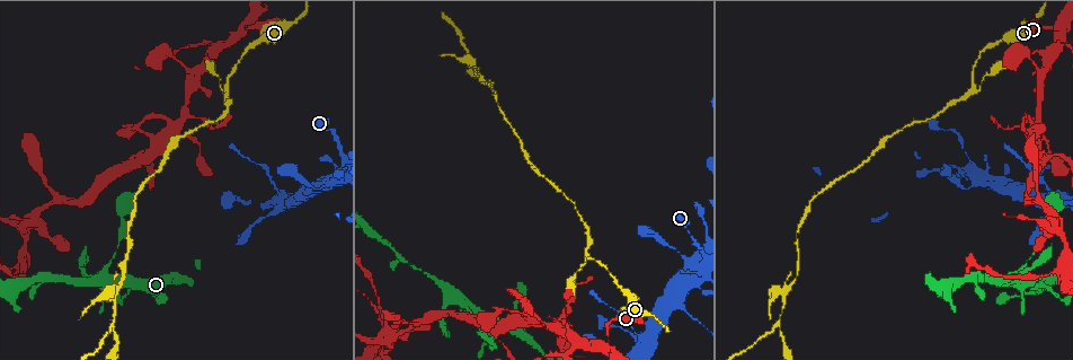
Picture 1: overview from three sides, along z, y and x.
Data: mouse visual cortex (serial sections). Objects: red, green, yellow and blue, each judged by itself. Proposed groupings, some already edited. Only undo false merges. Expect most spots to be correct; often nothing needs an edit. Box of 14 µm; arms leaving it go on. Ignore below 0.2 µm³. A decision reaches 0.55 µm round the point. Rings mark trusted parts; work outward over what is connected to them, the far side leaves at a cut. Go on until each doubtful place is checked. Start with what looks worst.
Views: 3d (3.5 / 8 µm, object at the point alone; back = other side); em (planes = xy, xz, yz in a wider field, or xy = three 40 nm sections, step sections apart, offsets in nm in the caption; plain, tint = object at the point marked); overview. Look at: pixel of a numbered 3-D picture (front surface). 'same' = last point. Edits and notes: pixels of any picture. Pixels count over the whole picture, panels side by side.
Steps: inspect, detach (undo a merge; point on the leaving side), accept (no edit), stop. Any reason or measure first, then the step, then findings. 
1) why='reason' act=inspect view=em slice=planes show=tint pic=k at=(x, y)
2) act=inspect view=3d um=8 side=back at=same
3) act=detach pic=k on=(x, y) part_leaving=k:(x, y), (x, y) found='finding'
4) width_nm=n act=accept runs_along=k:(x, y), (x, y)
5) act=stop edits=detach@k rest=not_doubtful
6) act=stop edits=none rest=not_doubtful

why='three-way junction' act=inspect view=3d um=3.5 pic=1 at=(780, 326)

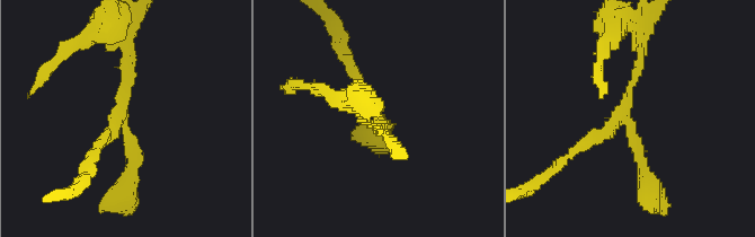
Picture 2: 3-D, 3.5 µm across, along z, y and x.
arms=3 arm_widths_nm=150,150,200 why='shape alone is not enough' act=inspect view=em slice=planes show=tint pic=2 at=(122, 111)

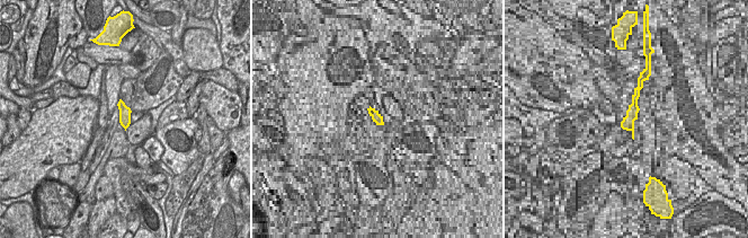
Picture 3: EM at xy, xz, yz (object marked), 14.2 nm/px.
act=inspect view=em slice=xy step=5 show=tint at=same

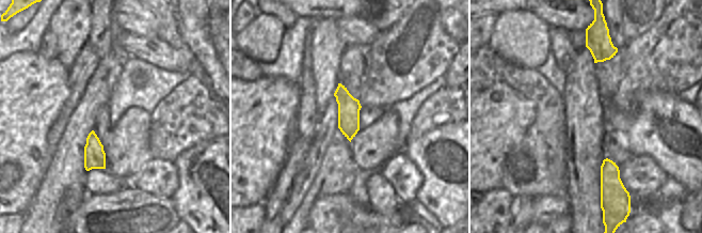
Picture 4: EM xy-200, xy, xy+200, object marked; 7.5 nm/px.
act=accept runs_along=2:(644, 43), (623, 112), (647, 182) found='all the same cell'

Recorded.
why='thin arm on a thick one' act=inspect view=3d um=3.5 pic=1 at=(1023, 281)

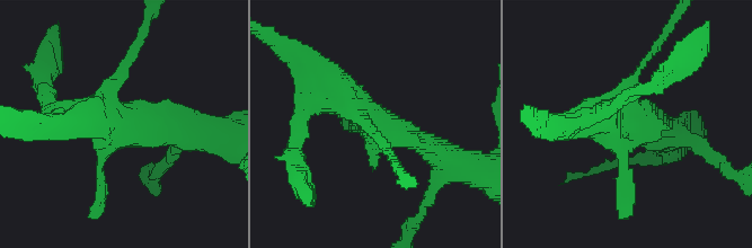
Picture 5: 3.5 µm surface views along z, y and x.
act=inspect view=em slice=xy step=1 show=tint pic=5 at=(627, 126)

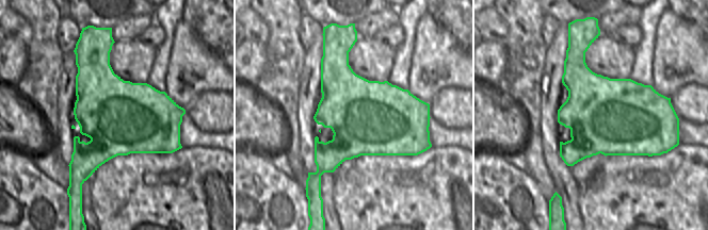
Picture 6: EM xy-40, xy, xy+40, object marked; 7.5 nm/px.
act=accept runs_along=5:(440, 154), (373, 123), (321, 71) found='one cell here'

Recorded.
why='sharp bend' act=inspect view=3d um=3.5 pic=1 at=(1043, 208)

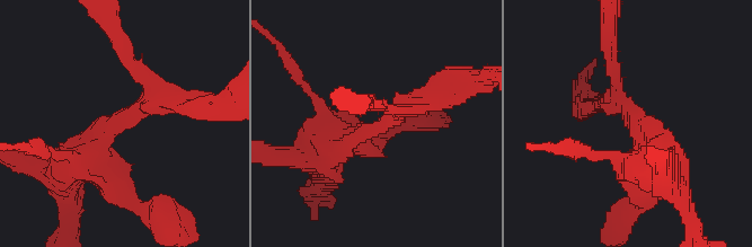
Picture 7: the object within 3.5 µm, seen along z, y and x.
why='now the EM' act=inspect view=em slice=xy step=2 show=tint pic=7 at=(636, 129)

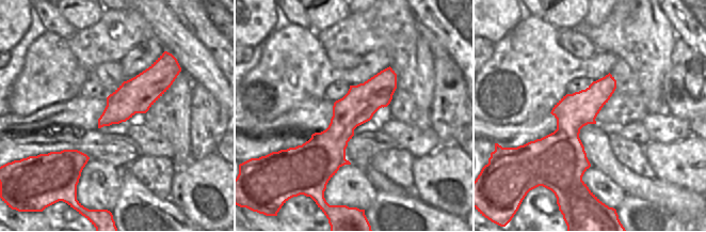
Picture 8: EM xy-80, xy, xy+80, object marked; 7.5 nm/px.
width_nm=260 act=accept runs_along=7:(170, 103), (100, 128), (67, 176) found='all the same cell'

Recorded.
act=stop edits=none rest=not_doubtful

